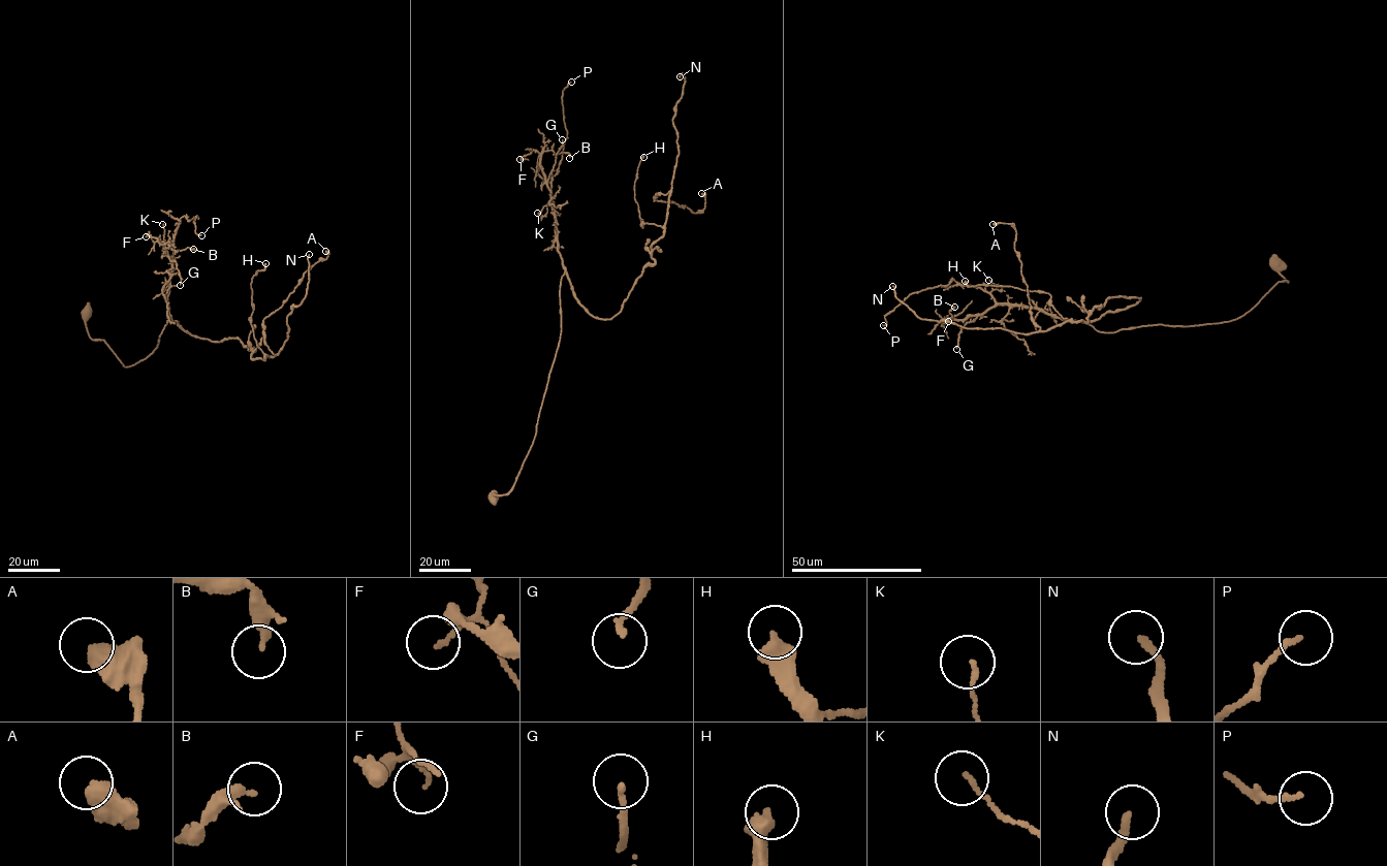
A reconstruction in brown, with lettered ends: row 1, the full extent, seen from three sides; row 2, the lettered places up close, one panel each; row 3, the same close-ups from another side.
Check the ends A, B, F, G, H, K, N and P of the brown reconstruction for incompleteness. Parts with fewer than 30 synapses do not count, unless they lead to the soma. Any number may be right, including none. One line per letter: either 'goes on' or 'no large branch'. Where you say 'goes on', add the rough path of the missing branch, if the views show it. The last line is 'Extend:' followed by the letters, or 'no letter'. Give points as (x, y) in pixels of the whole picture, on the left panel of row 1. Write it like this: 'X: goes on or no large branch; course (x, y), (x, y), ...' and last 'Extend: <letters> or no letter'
A: no large branch
B: no large branch
F: no large branch
G: no large branch
H: no large branch
K: no large branch
N: goes on; course (309, 254), (311, 237), (298, 256), (301, 225), (311, 217), (318, 216), (316, 214)
P: no large branch
Extend: N

